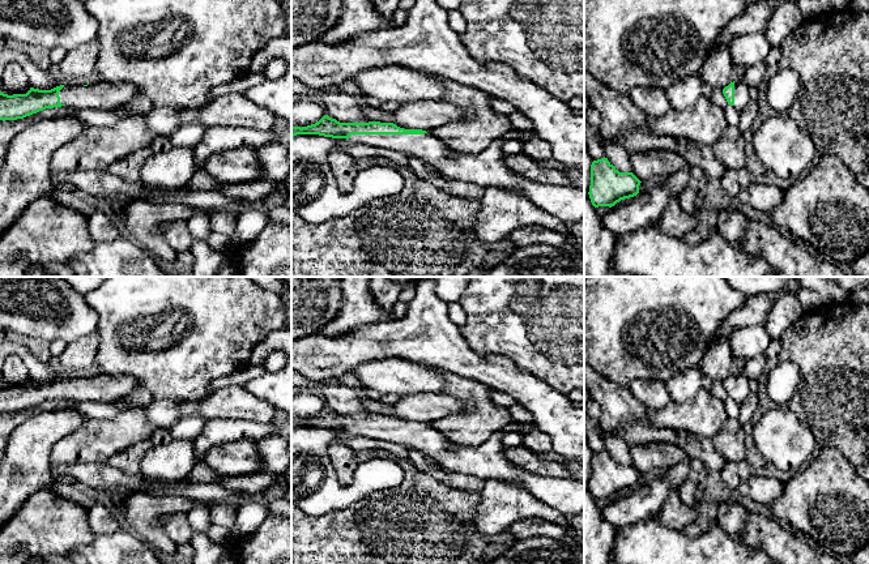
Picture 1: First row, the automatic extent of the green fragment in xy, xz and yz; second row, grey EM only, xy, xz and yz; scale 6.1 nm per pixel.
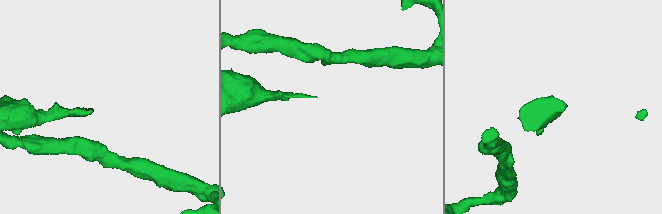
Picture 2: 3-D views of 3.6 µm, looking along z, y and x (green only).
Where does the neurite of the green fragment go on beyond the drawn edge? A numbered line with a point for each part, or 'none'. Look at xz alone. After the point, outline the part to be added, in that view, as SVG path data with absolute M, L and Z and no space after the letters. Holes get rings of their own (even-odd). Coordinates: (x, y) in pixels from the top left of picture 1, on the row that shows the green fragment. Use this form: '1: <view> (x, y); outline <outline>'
1: xz (486, 169); outline M352 134L352 144L395 150L416 157L438 172L468 181L481 188L498 187L520 189L536 206L563 223L584 221L584 189L561 187L527 180L503 163L502 141L495 140L480 154L456 153L448 155L448 148L435 136L425 134Z

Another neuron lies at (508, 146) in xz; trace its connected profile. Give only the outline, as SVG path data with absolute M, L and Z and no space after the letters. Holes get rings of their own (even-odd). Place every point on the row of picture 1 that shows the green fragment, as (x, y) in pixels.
M503 140L500 148L504 155L516 155L523 151L523 142L519 140Z

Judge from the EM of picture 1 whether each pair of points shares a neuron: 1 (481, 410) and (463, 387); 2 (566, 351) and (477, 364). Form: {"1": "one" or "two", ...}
{"1": "one", "2": "two"}

